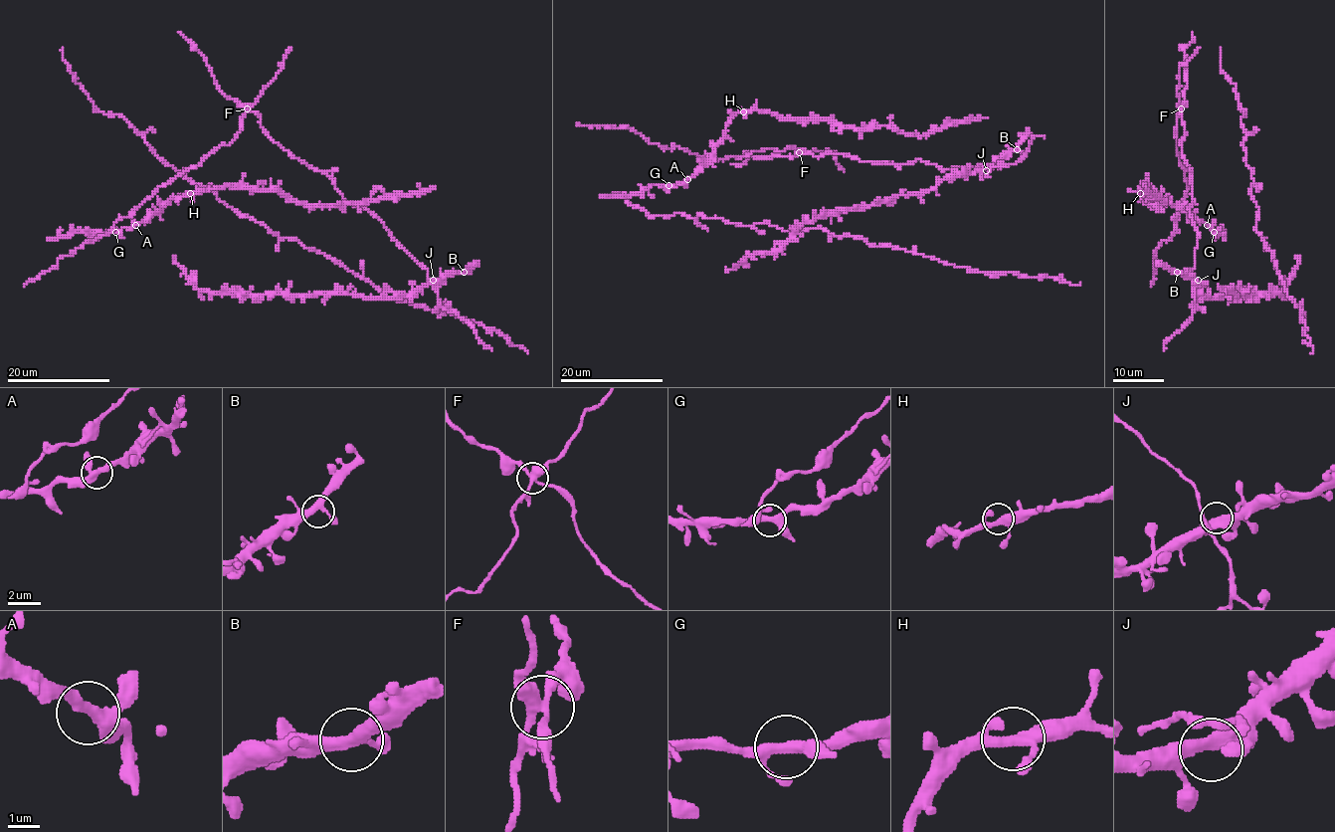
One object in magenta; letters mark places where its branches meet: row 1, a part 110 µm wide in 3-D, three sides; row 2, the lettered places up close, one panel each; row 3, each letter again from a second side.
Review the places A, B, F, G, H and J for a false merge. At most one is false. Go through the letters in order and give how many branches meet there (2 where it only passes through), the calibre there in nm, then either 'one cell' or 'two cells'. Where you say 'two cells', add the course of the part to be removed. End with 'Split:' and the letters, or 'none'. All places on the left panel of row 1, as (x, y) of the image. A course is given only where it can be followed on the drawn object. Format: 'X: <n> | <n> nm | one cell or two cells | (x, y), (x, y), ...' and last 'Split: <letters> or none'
A: 3 | 320 nm | one cell
B: 4 | 320 nm | one cell
F: 4 | 320 nm | two cells | (247, 108), (242, 127), (228, 144), (158, 188), (110, 231), (23, 286)
G: 4 | 360 nm | one cell
H: 4 | 320 nm | one cell
J: 3 | 380 nm | one cell
Split: F

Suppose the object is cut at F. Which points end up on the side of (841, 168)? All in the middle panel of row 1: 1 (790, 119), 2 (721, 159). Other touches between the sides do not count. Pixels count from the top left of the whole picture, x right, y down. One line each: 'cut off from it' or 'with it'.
1: cut off from it
2: with it

